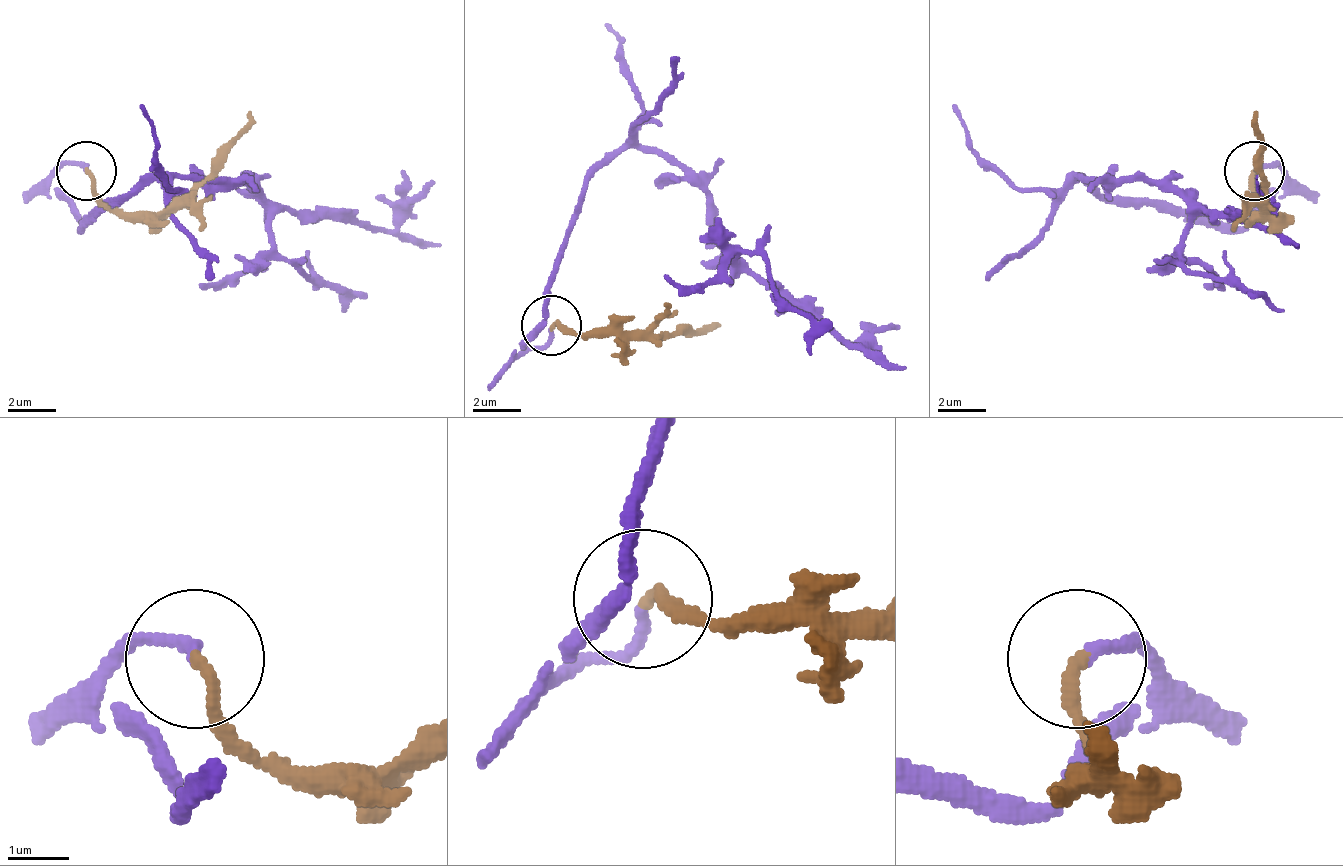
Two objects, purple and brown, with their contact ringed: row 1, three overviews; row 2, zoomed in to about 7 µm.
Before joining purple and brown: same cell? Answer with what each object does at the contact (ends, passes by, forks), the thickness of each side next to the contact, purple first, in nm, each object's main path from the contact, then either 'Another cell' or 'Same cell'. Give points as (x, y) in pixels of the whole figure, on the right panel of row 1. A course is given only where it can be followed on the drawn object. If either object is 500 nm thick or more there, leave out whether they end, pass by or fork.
At the ring purple ends. At the ring brown ends. Thickness 170 nm (purple) against 200 nm. Course of purple: (1256, 172), (1279, 166), (1279, 190), (1244, 225), (1119, 208), (1077, 178), (1148, 178), (1273, 231), (1256, 178). Course of brown: (1256, 172), (1262, 213), (1256, 112). Same cell

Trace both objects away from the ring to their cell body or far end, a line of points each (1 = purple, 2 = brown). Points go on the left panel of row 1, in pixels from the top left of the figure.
1: (85, 172), (67, 166), (49, 190), (85, 225), (162, 178), (239, 178), (275, 208), (388, 231), (430, 178)
2: (85, 172), (114, 208), (168, 213), (251, 112)

